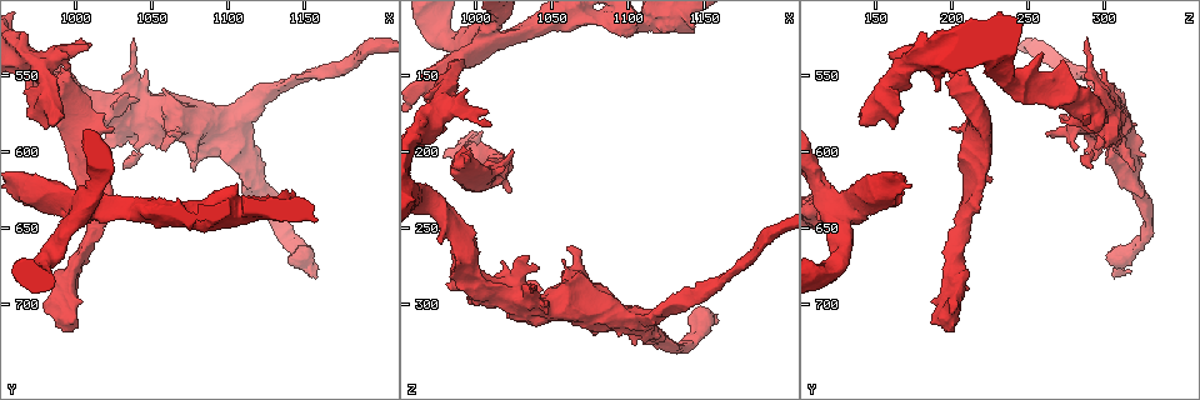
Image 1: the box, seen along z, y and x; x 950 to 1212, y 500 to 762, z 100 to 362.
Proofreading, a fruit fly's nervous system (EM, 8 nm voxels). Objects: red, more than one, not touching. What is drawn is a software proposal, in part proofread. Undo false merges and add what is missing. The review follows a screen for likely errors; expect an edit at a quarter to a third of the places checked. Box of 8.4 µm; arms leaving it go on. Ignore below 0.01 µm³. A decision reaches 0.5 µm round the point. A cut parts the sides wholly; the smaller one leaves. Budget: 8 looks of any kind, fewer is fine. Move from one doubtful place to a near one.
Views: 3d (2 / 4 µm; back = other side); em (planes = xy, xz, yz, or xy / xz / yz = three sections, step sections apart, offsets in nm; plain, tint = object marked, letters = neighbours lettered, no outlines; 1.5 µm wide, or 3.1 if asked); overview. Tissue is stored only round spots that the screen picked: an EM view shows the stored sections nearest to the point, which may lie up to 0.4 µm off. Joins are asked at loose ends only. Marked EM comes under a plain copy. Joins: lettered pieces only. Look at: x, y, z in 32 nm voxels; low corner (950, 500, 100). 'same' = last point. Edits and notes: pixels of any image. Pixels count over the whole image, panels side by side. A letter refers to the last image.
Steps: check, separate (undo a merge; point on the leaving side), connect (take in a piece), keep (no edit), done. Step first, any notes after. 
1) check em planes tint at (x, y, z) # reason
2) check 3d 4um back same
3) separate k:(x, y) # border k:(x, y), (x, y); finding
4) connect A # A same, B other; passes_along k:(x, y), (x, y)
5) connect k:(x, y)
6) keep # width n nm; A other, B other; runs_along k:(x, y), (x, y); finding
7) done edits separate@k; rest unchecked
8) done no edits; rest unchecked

check 3d 2um back at (986, 582, 142) # thick end

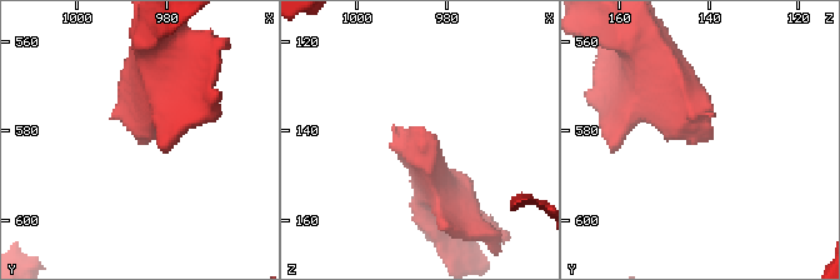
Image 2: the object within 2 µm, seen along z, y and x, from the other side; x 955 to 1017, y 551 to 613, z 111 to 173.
check em planes letters at (985, 583, 142)

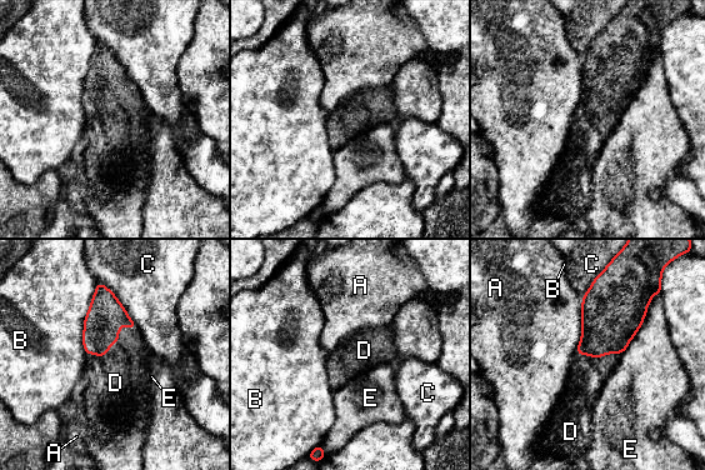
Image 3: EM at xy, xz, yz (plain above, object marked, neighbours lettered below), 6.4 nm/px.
connect D # A other, B other, C other, D same, E other; passes_along 3:(105, 316), (115, 341), (118, 380); the neuron continues

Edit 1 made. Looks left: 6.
check em xz step 8 letters at (1008, 530, 182) # branch stops here

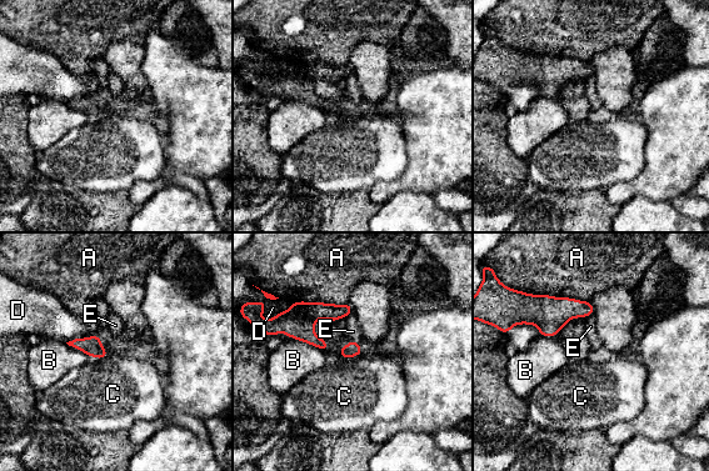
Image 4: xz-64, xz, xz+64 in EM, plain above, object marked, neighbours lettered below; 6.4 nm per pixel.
check em planes letters same

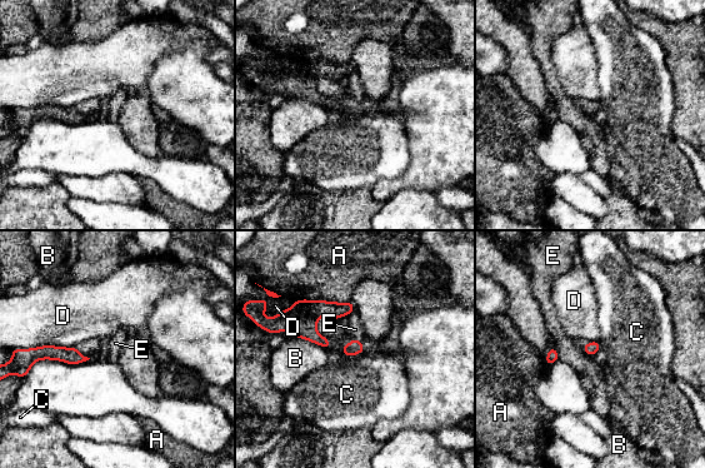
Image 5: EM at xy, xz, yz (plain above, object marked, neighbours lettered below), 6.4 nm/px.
keep # longest_contact A 340 nm; A other, B other, C other, D other, E other; border 5:(553, 347), (559, 358); no lettered piece goes on from it

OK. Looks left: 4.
check 3d 4um at (1022, 572, 292) # branch point

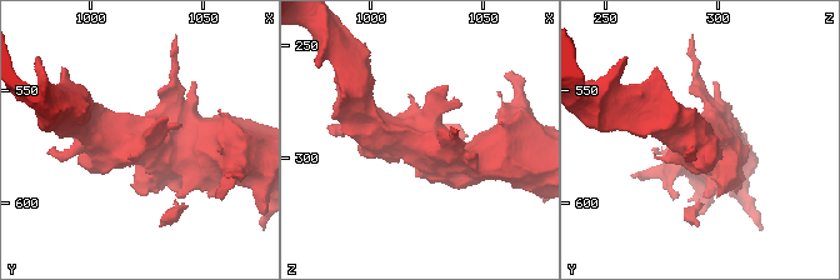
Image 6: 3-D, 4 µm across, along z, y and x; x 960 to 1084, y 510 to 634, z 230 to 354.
check em 3.1um xz step 16 letters at (1021, 572, 292) # now the EM

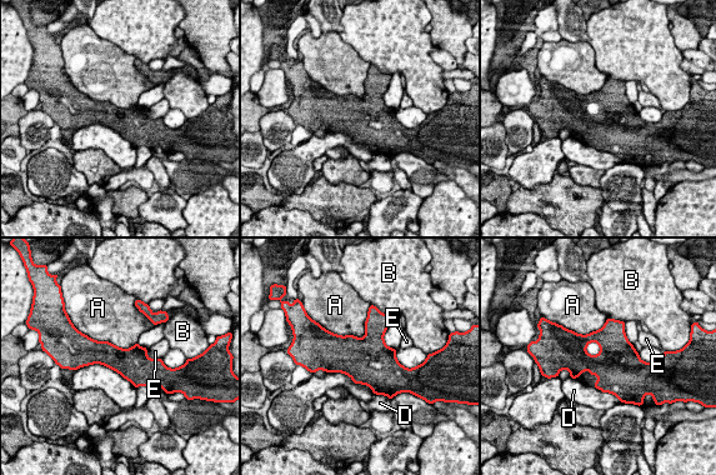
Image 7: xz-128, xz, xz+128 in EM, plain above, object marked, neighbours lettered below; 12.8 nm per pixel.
keep # A other, B other, D other, E other; all the same neuron

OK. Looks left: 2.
done edits connect@3; rest unchecked

